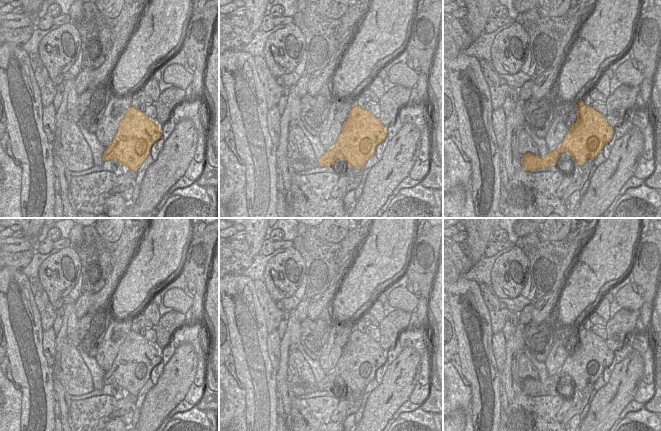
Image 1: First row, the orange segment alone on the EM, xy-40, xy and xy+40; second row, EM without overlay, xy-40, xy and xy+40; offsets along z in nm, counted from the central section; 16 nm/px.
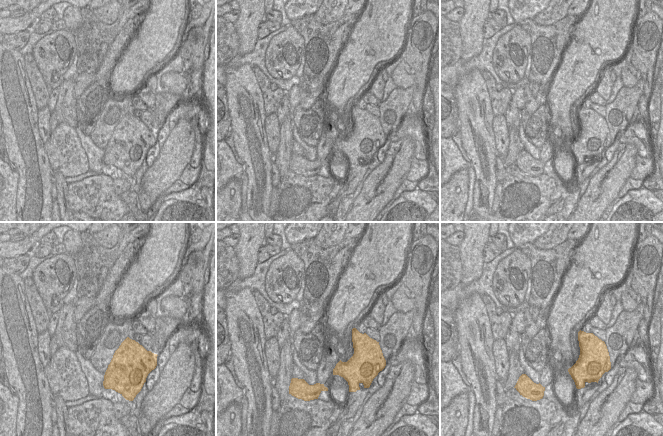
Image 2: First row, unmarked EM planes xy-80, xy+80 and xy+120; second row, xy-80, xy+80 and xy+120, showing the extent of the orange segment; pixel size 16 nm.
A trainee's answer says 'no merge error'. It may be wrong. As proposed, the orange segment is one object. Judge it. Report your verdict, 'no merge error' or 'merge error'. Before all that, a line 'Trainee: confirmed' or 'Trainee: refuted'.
Trainee: confirmed
no merge error

